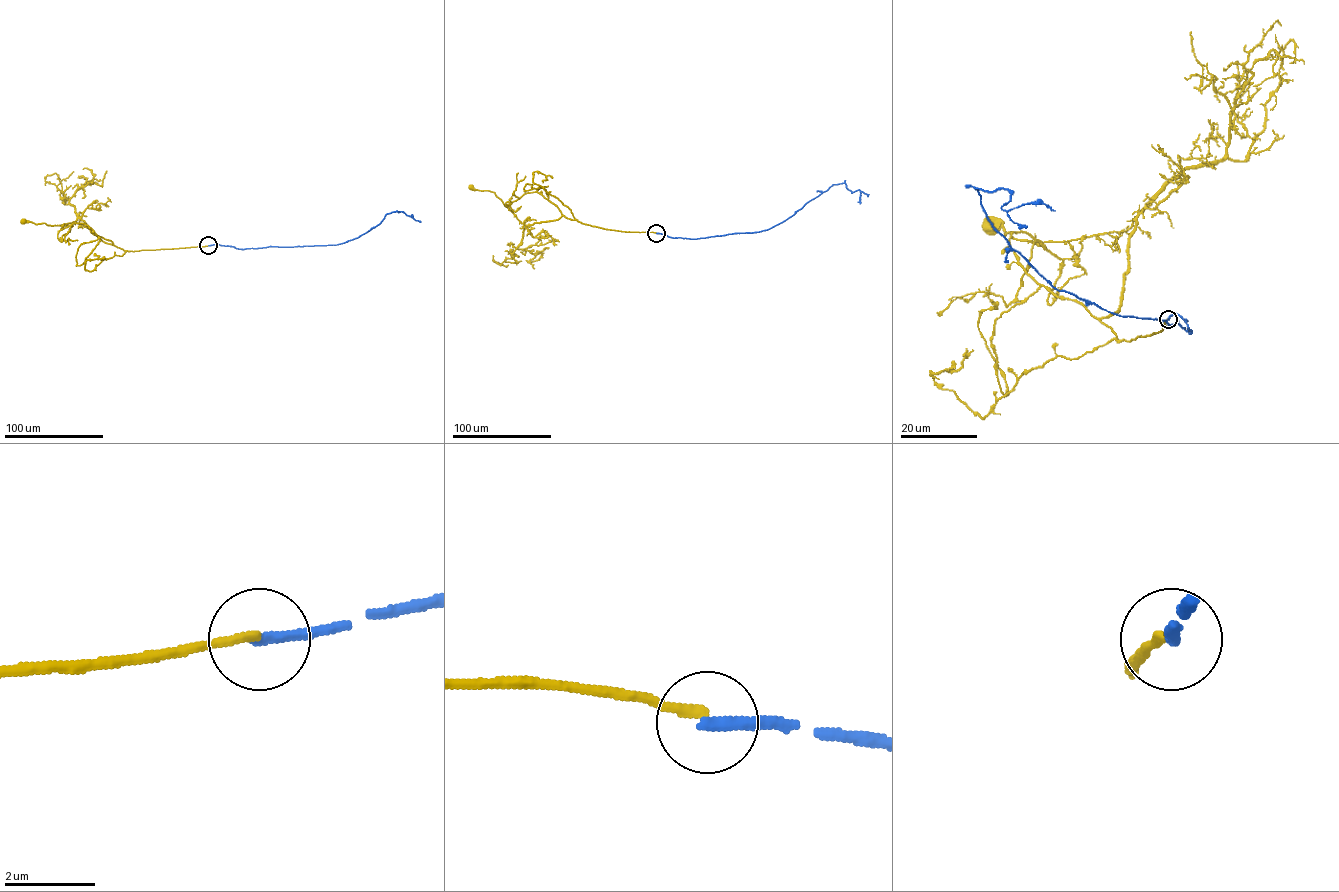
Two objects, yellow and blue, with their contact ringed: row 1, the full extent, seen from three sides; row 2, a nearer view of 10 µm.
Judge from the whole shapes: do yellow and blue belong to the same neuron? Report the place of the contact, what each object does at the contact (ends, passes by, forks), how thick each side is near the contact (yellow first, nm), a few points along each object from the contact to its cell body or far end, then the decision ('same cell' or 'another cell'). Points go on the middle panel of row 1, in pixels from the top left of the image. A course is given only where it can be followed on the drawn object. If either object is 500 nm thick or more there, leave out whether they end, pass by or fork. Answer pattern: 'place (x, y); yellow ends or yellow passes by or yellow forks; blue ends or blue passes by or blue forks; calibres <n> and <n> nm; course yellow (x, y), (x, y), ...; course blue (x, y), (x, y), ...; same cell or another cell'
place (656, 233); yellow ends; blue ends; calibres 190 and 240 nm; course yellow (656, 233), (606, 229), (562, 215), (558, 219), (525, 225), (495, 193), (471, 187); course blue (656, 233), (694, 239), (760, 232), (793, 215), (833, 184), (843, 183), (852, 192), (859, 190), (860, 203); another cell

